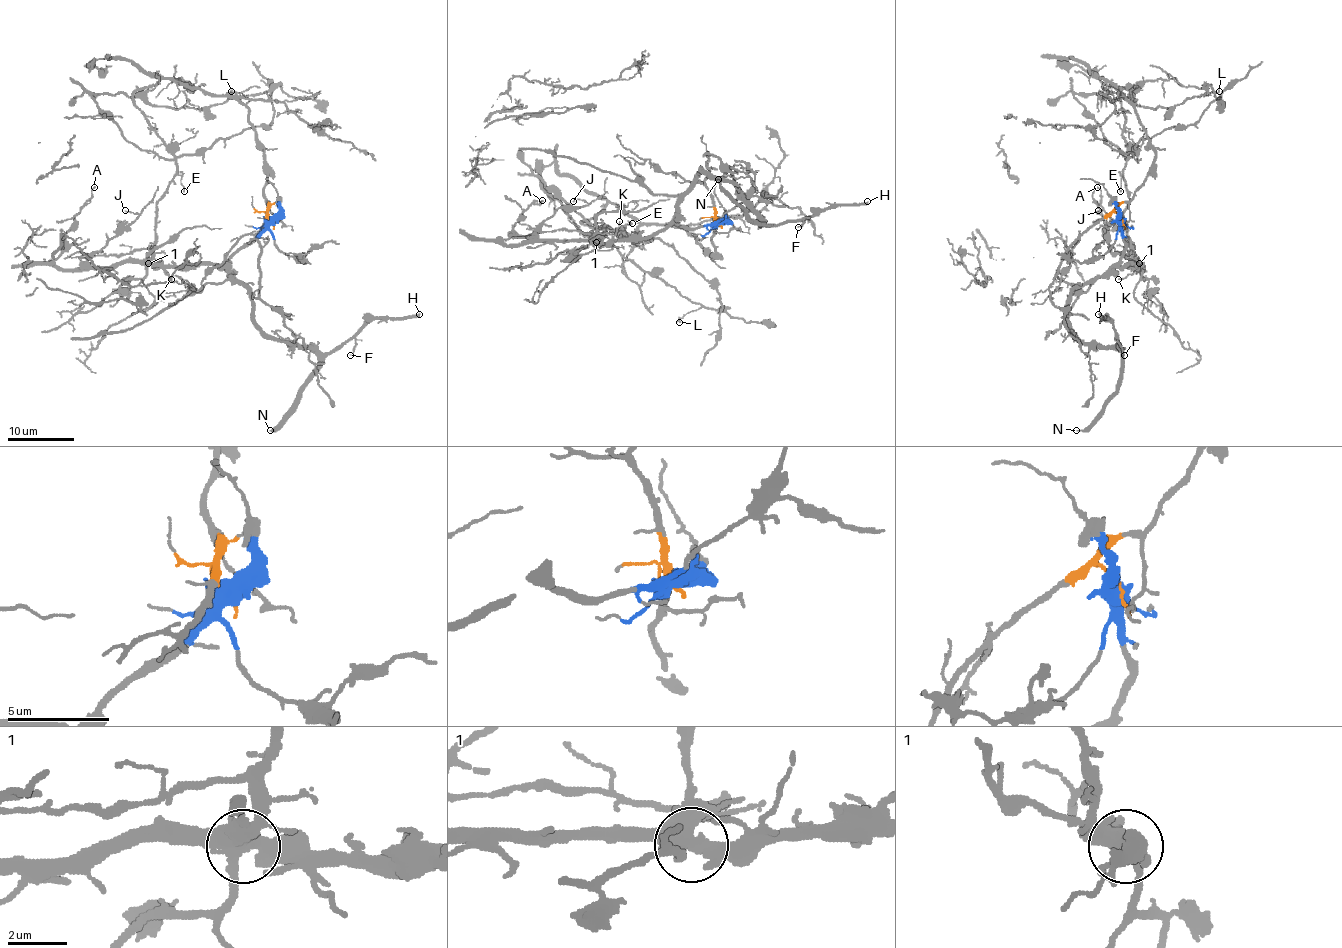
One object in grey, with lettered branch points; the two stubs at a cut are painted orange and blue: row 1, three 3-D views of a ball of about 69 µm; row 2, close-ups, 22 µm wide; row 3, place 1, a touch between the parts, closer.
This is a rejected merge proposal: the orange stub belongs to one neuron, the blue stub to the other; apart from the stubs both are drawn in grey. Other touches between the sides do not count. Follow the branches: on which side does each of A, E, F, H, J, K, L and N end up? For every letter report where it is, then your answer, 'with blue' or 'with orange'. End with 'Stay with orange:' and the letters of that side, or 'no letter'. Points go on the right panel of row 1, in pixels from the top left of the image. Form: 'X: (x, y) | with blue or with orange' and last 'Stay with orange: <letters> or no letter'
A: (1097, 187) | with blue
E: (1120, 191) | with orange
F: (1124, 355) | with blue
H: (1098, 314) | with blue
J: (1098, 210) | with blue
K: (1118, 279) | with blue
L: (1219, 91) | with orange
N: (1076, 430) | with blue
Stay with orange: E, L

